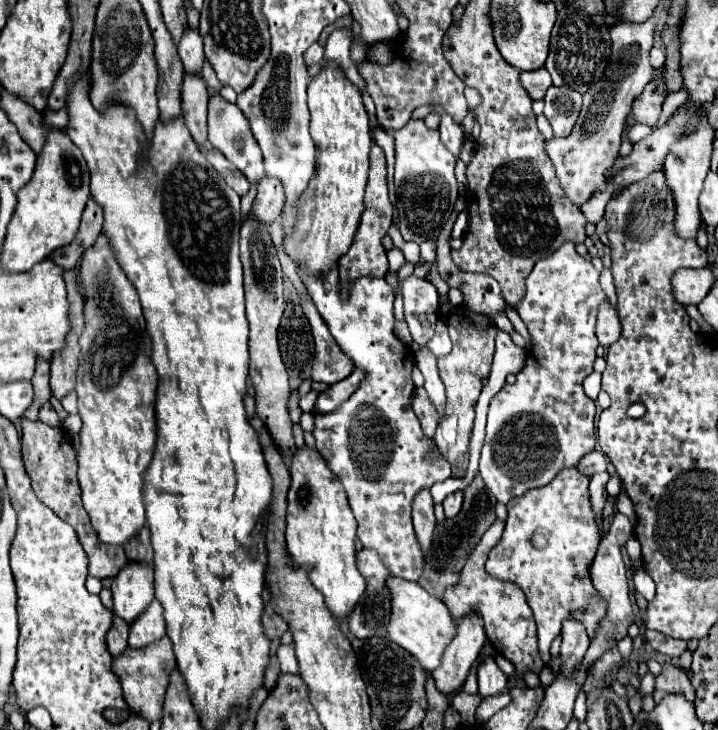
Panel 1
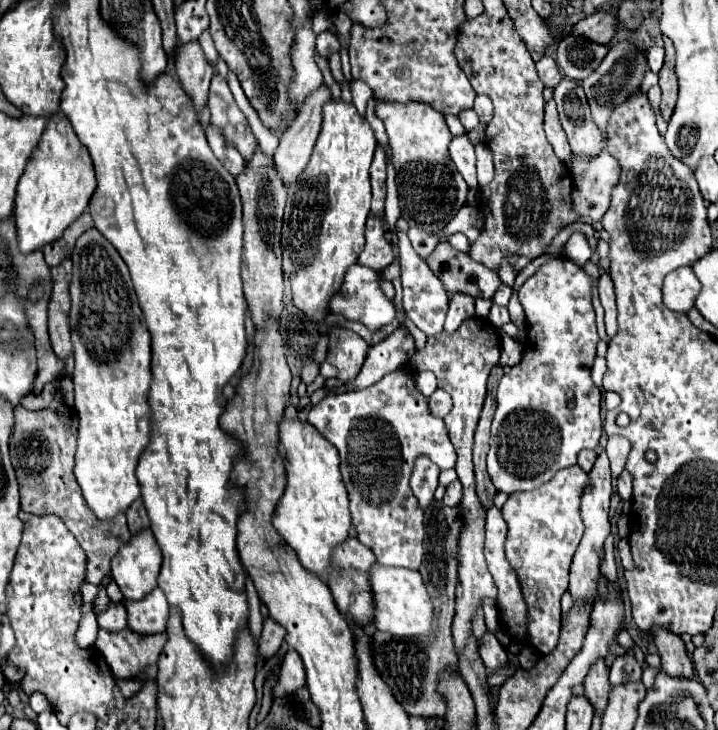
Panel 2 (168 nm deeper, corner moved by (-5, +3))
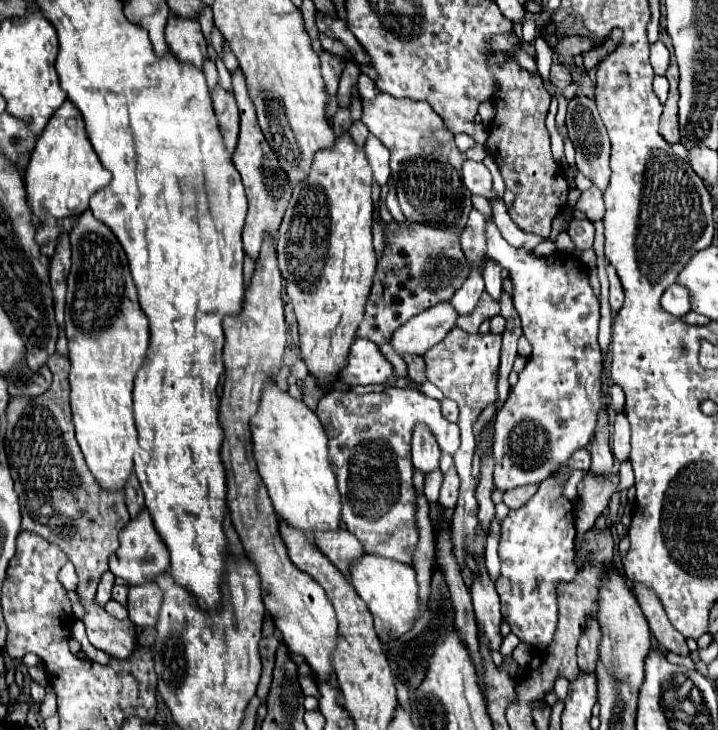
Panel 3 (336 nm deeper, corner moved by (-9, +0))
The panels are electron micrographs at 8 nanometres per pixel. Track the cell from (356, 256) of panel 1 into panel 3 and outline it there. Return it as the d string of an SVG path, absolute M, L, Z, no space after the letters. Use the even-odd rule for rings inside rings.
M373 135L365 141L365 153L373 167L373 177L379 185L385 185L389 179L389 149Z

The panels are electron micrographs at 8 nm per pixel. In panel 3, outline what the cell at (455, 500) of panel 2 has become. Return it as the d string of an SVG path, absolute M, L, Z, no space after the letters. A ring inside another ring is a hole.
M451 467L443 475L443 485L441 485L441 491L439 491L439 503L443 507L455 507L457 497L459 497L459 477L457 477L455 467Z

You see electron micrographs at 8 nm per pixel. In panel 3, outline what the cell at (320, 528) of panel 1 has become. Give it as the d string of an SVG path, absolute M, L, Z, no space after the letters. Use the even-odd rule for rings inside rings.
M265 381L265 391L261 393L259 411L249 421L253 455L259 467L259 475L265 481L275 513L287 525L293 525L307 535L315 531L335 531L341 521L341 497L337 491L337 479L327 459L327 435L317 419L317 415L299 399L281 391L275 381Z

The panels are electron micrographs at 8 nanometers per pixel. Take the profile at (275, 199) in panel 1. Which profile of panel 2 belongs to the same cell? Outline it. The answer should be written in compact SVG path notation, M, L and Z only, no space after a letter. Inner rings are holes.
M323 84L305 106L297 112L289 130L281 136L275 152L275 170L281 174L285 186L295 182L309 164L317 134L321 130L321 106L331 98L329 88Z

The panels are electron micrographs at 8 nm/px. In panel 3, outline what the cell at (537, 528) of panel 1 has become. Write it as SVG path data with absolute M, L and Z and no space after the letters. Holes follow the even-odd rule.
M555 477L545 479L539 485L539 491L521 507L507 515L501 527L501 539L499 539L499 559L501 559L501 571L495 581L497 593L501 597L501 615L503 621L509 623L511 633L515 633L523 643L529 643L531 647L545 649L553 633L557 629L557 593L555 585L557 581L569 581L577 575L575 565L575 513L571 501L563 495L563 487L557 485Z

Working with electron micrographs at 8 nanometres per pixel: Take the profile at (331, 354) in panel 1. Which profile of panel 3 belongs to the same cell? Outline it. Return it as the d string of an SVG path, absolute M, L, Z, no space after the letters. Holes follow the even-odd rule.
M357 339L349 351L349 363L341 371L341 381L347 385L387 383L393 375L393 365L383 357L379 347L369 339Z

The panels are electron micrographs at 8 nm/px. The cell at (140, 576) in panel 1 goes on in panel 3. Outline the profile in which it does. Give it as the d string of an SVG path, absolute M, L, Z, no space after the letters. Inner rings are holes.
M143 509L135 519L131 519L119 533L119 549L109 557L109 569L115 577L123 577L129 585L143 585L155 579L161 571L169 569L169 549L165 547L161 535L153 527L153 519L147 509Z

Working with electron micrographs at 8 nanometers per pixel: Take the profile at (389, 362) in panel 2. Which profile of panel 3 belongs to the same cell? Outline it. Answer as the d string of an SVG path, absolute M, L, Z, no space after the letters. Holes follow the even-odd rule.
M449 301L437 303L399 327L391 339L391 345L401 355L425 355L425 351L445 339L445 335L455 327L455 321L457 311L453 311L453 305L449 305Z

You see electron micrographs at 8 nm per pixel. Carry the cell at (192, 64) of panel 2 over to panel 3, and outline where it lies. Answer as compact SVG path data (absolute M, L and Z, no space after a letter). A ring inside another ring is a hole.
M171 15L165 27L165 41L179 61L191 61L201 69L207 57L207 41L197 21L181 21L181 17Z

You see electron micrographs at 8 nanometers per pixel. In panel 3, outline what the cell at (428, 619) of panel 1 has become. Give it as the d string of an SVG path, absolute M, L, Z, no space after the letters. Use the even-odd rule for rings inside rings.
M365 553L361 559L353 561L353 567L349 569L349 581L357 595L367 603L381 641L401 637L413 627L413 621L419 613L419 587L411 565L401 565L399 561L389 561L385 557L373 557Z

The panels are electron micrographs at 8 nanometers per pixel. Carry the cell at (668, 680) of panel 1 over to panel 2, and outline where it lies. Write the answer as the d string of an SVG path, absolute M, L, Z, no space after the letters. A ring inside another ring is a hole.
M653 628L653 636L661 656L661 670L673 678L691 680L695 672L693 672L693 662L685 652L683 640L677 634L669 630L659 630L659 628Z

